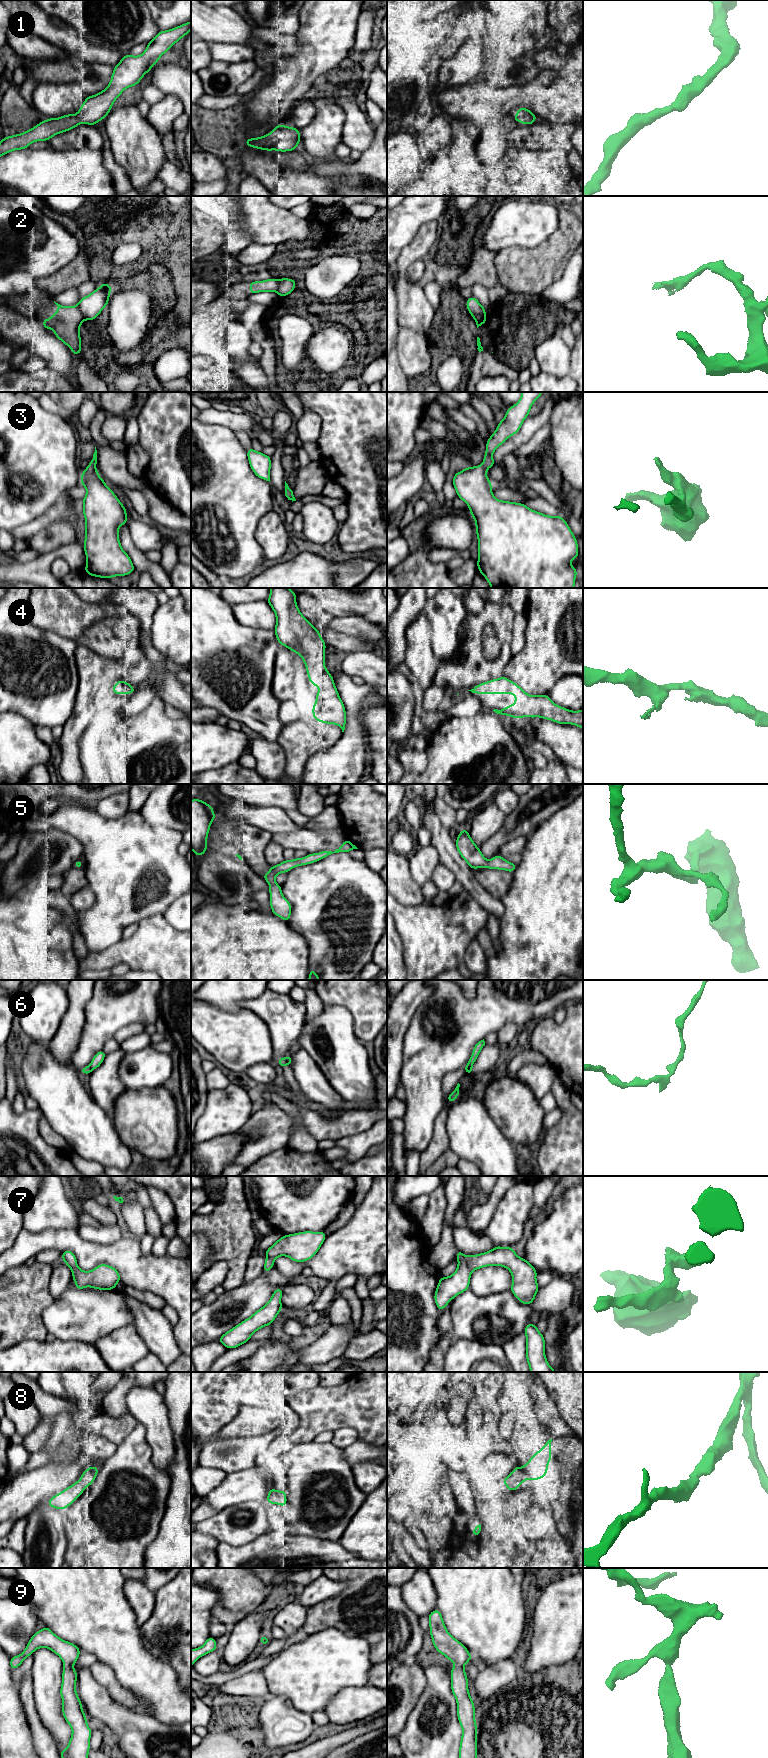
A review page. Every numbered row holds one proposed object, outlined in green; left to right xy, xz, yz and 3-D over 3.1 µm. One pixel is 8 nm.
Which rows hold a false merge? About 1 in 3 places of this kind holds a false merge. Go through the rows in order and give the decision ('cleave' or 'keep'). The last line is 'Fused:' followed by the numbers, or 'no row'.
1: keep
2: cleave
3: keep
4: keep
5: keep
6: cleave
7: cleave
8: keep
9: keep
Fused: 2, 6, 7

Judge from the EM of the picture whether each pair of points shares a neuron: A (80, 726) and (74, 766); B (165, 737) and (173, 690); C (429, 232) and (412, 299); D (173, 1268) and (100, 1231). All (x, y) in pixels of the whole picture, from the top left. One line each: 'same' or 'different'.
A: same
B: different
C: same
D: different

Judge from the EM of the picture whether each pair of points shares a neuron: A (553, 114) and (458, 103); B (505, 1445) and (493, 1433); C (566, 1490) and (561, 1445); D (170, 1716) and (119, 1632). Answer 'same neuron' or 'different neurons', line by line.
A: same neuron
B: same neuron
C: same neuron
D: same neuron

